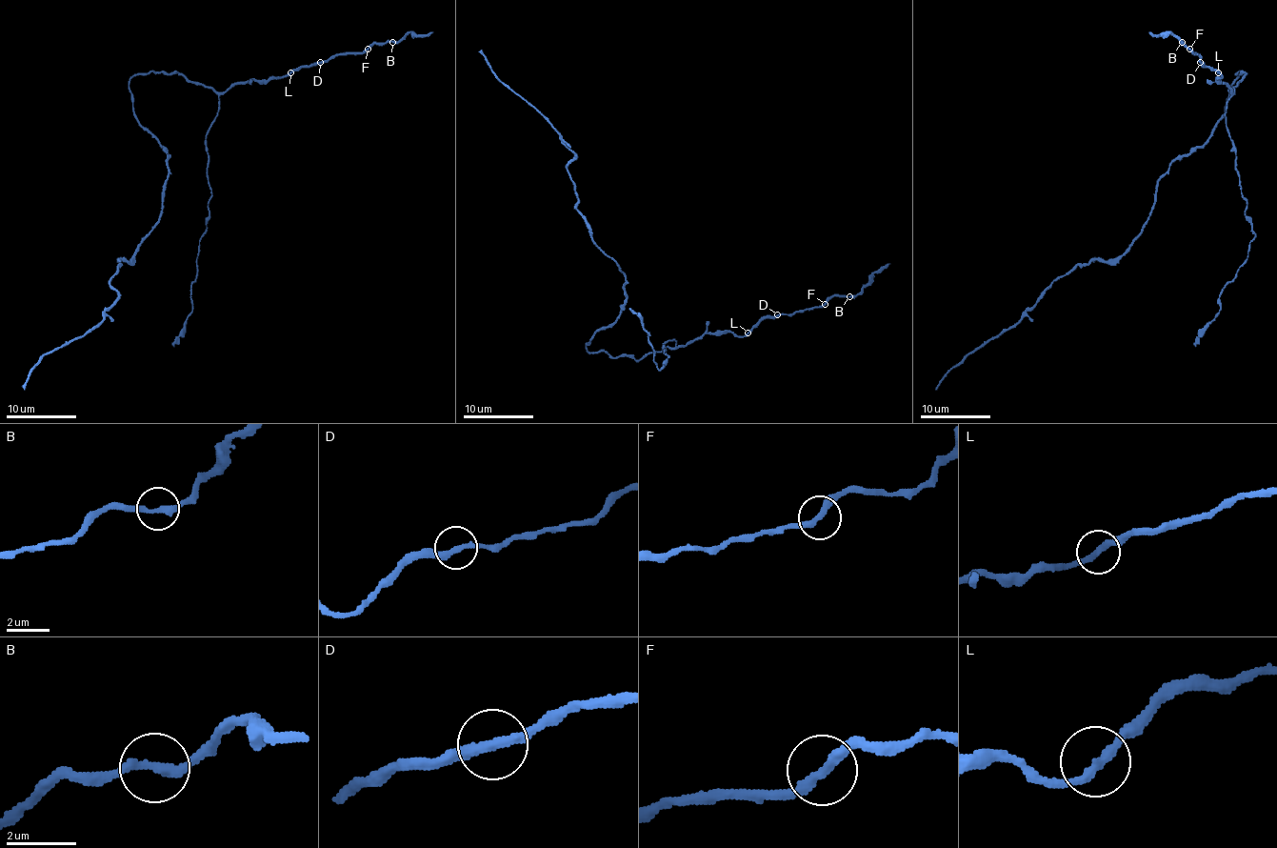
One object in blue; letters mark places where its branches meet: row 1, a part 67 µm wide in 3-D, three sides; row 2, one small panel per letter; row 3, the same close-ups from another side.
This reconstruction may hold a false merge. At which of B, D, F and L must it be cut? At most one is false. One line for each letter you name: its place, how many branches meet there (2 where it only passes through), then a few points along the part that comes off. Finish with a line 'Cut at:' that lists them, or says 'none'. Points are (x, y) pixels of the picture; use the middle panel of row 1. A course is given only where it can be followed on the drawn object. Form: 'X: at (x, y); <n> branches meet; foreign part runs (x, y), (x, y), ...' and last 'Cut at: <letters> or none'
Cut at: none

